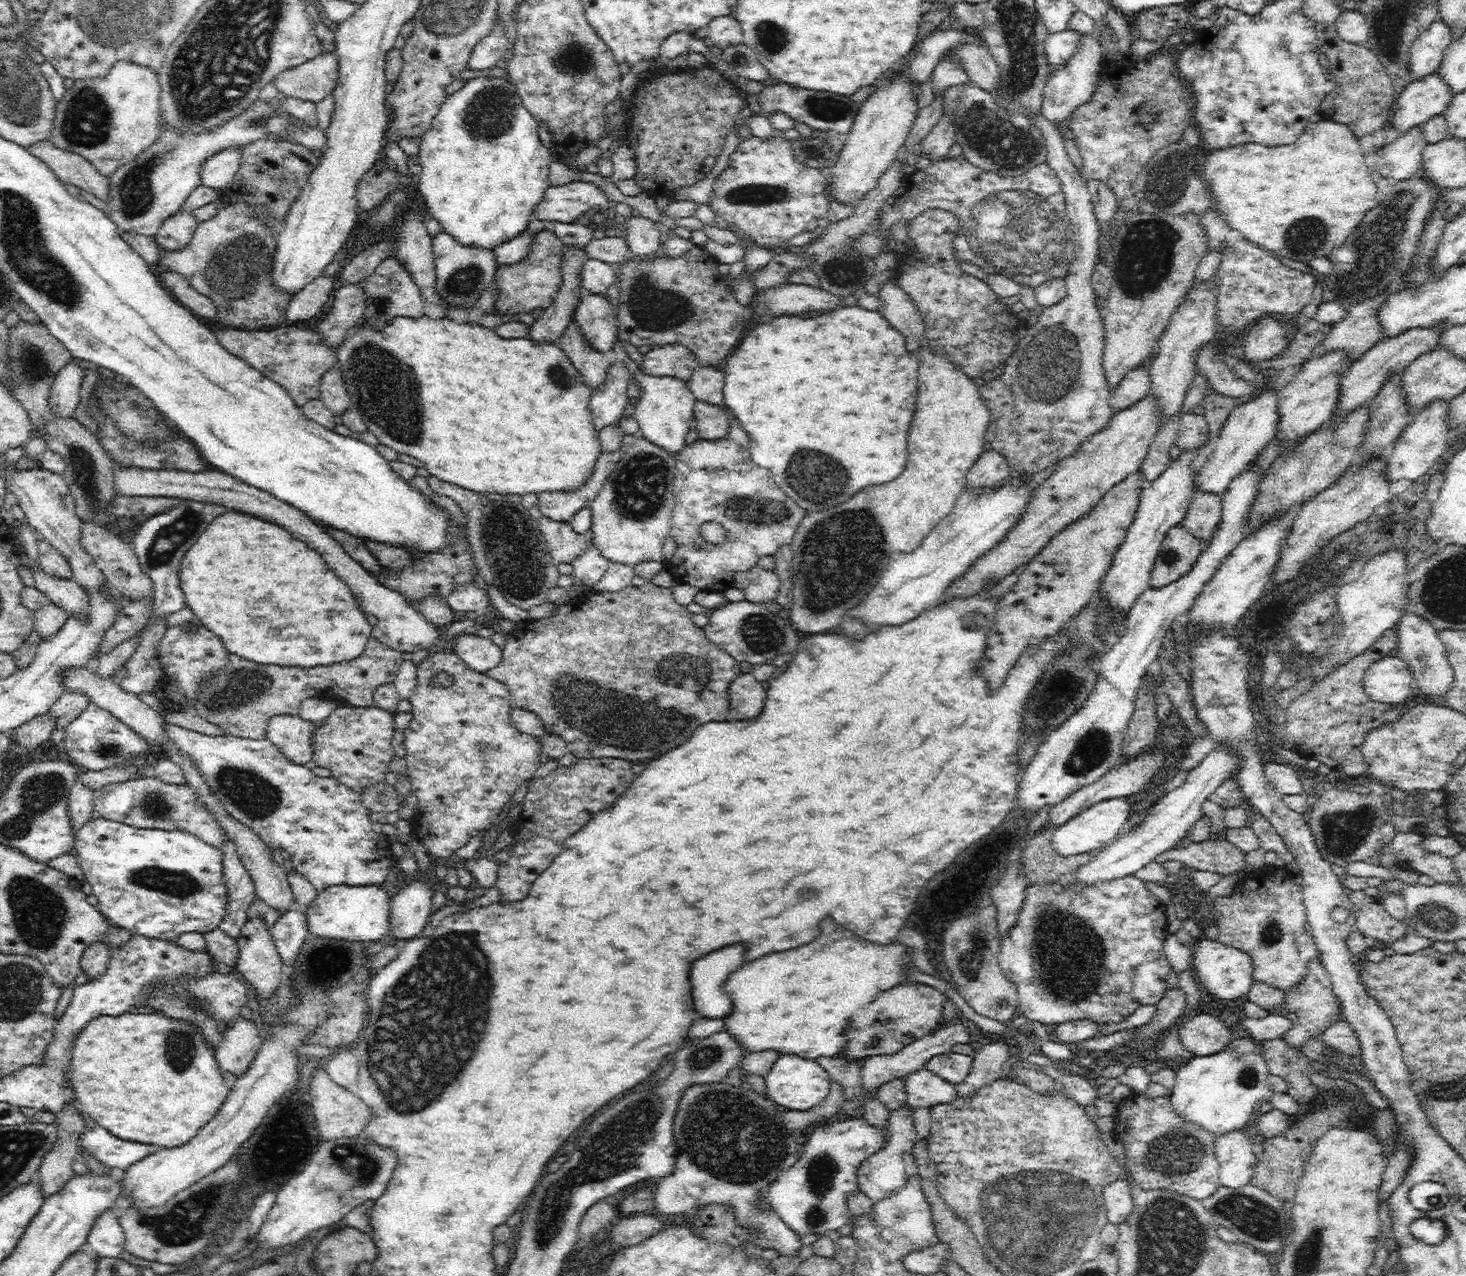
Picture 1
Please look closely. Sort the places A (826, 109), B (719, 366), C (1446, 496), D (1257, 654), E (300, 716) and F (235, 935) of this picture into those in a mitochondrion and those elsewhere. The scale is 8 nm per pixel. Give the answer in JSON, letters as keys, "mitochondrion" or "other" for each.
{"A":"mitochondrion","B":"other","C":"other","D":"other","E":"other","F":"other"}

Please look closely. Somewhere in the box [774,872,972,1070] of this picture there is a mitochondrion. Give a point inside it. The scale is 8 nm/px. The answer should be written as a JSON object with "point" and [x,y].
{"point":[877,1040]}

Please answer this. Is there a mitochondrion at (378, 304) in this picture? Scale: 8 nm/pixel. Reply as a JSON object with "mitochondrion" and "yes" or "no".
{"mitochondrion":"yes"}

